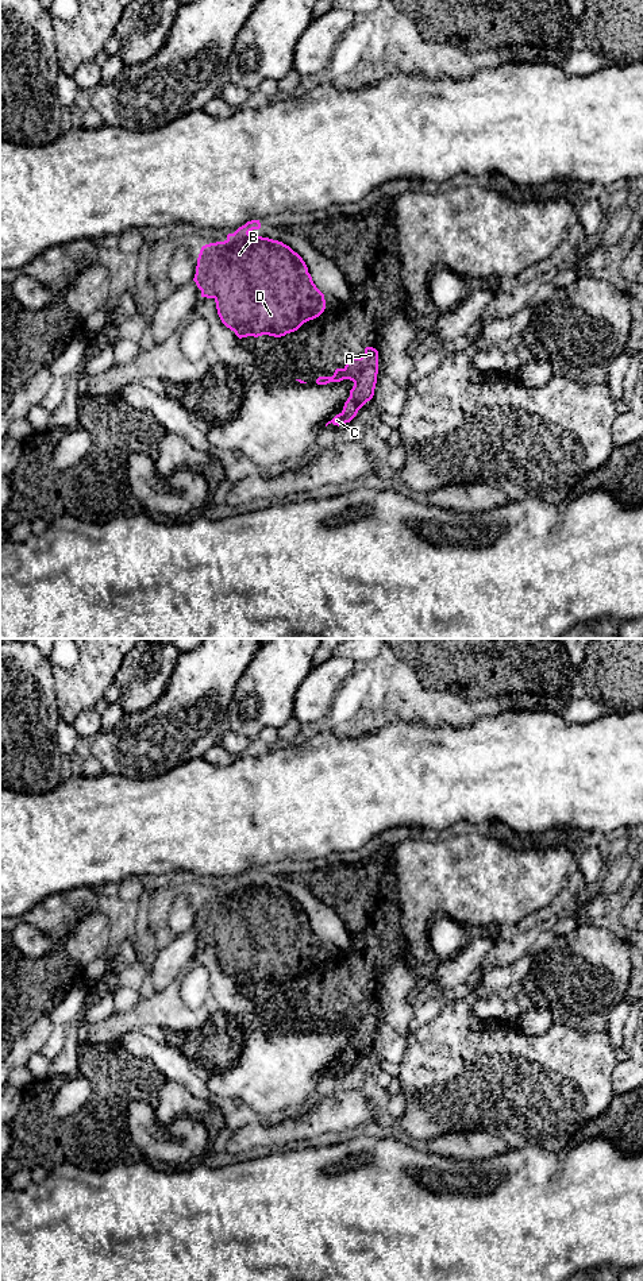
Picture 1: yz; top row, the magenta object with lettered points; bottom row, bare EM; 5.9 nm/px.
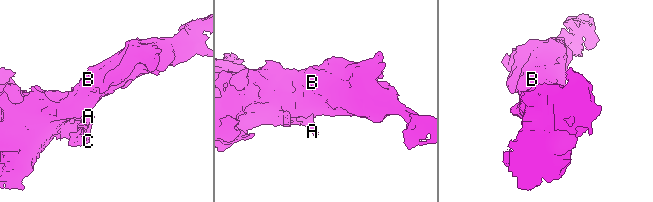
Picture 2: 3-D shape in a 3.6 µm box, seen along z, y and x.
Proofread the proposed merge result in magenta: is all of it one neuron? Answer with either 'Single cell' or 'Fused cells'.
Single cell

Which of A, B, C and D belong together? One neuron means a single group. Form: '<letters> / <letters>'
A B C D

